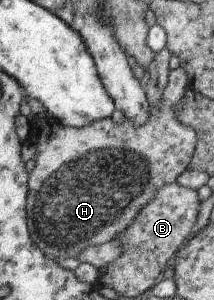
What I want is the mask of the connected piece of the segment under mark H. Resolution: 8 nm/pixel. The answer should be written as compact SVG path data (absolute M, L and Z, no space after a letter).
M180 66L169 72L160 104L149 106L148 120L140 126L136 126L128 118L122 124L117 124L111 117L96 120L80 128L60 126L56 118L48 116L42 102L25 96L26 104L31 109L27 119L33 128L28 140L36 146L34 170L28 179L28 230L33 235L36 246L46 256L62 260L76 258L84 248L118 239L162 186L177 183L177 178L190 169L198 138L192 126L180 124L180 120L176 118L176 106L184 100L188 86L187 70Z

